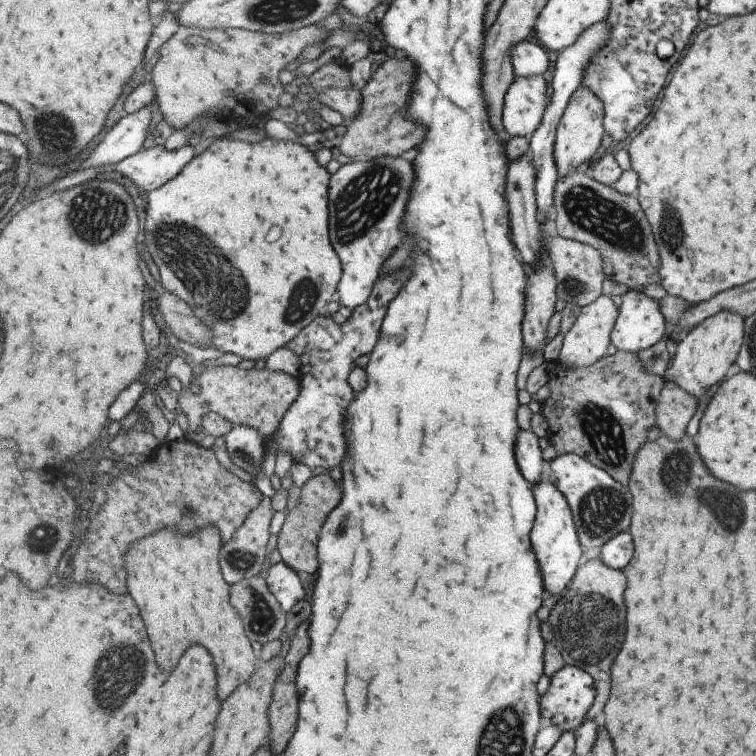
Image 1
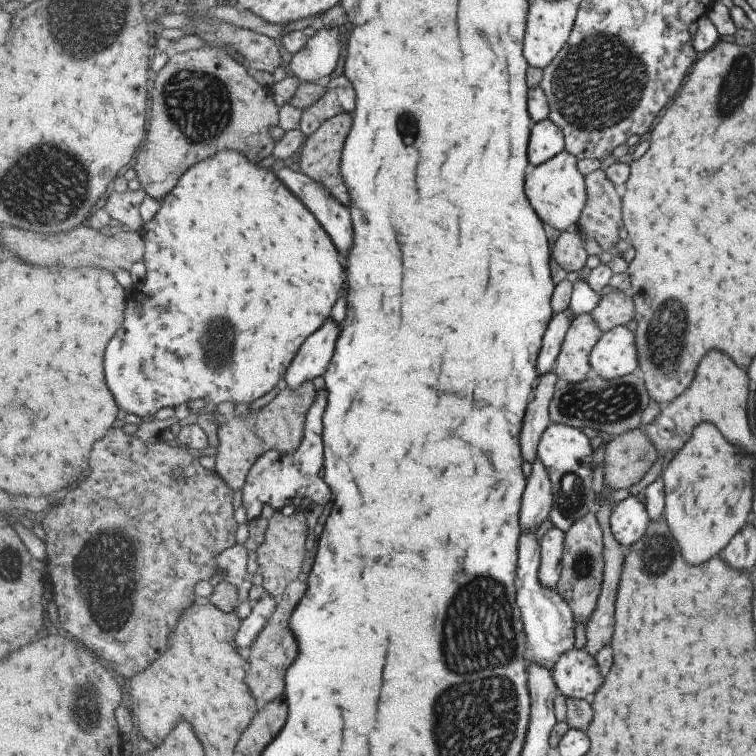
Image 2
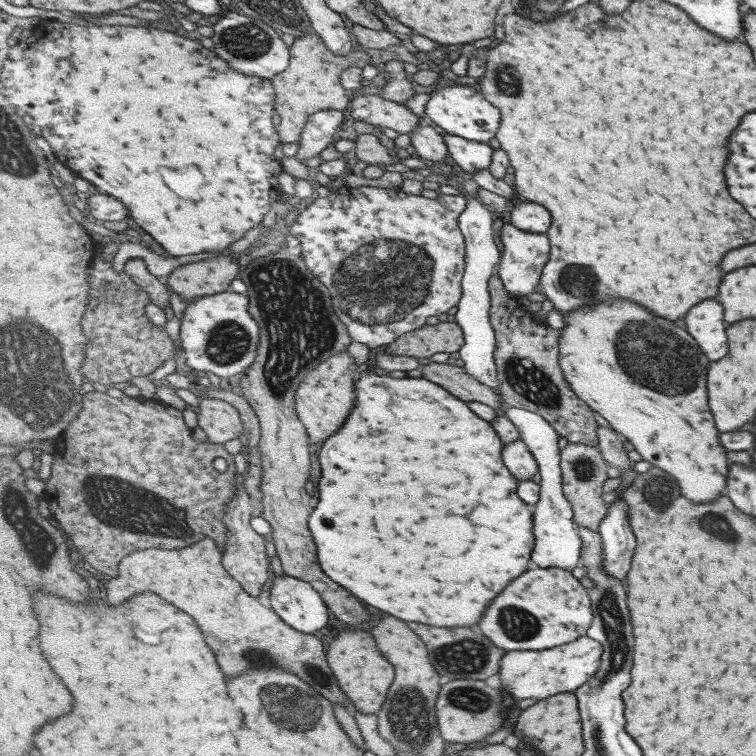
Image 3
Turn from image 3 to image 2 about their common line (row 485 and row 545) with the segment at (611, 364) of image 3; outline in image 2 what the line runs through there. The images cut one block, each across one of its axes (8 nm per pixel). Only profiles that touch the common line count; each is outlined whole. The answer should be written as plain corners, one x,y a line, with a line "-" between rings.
701,422
679,453
663,470
665,506
663,515
673,536
681,544
681,556
691,566
699,566
737,534
751,515
751,468
749,452
729,444
711,422

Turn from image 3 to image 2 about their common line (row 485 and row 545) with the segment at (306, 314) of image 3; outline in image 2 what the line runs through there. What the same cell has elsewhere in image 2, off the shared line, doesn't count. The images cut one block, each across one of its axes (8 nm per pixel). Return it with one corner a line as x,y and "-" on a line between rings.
274,511
267,520
267,532
265,542
255,550
257,552
257,565
261,572
265,594
273,596
278,602
285,594
289,584
295,582
301,576
301,568
305,564
307,556
307,518
303,511
294,512
290,516
283,516
280,511

